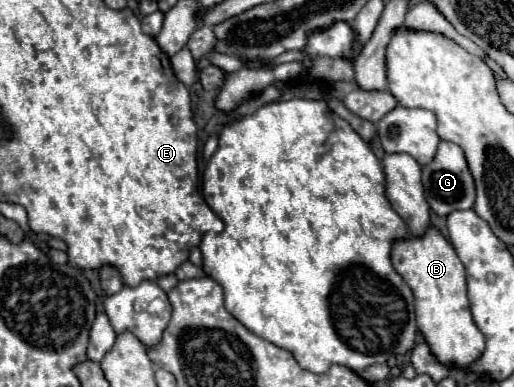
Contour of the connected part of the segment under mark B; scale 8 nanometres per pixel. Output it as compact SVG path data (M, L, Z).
M428 227L420 237L394 241L392 265L408 283L416 303L416 323L432 353L444 365L462 367L478 359L486 347L486 339L474 325L466 295L466 271L450 241L436 229Z

